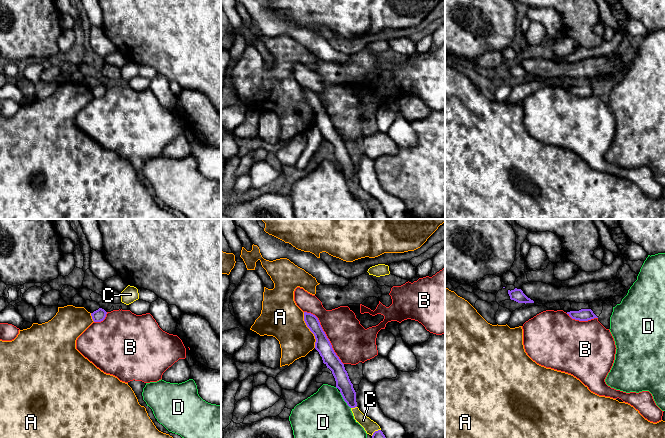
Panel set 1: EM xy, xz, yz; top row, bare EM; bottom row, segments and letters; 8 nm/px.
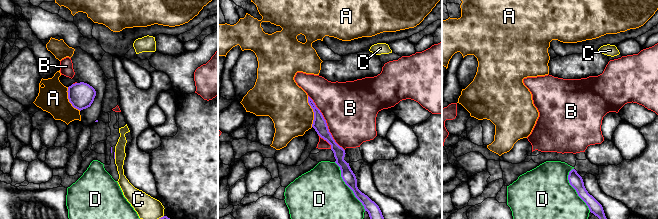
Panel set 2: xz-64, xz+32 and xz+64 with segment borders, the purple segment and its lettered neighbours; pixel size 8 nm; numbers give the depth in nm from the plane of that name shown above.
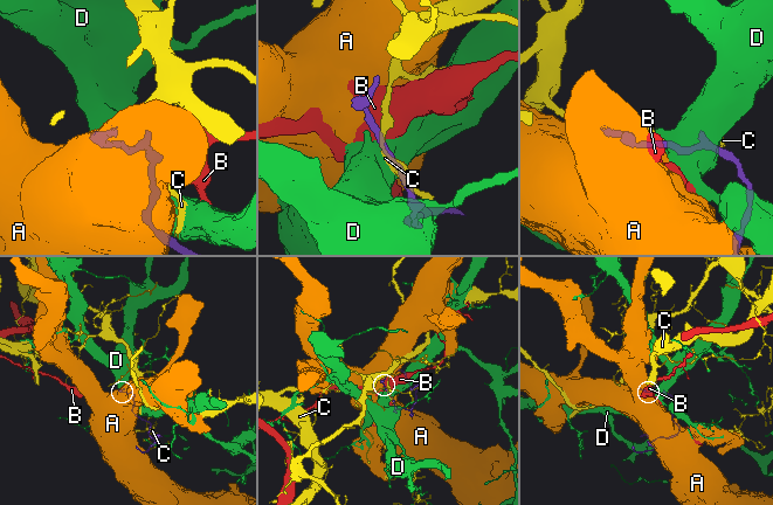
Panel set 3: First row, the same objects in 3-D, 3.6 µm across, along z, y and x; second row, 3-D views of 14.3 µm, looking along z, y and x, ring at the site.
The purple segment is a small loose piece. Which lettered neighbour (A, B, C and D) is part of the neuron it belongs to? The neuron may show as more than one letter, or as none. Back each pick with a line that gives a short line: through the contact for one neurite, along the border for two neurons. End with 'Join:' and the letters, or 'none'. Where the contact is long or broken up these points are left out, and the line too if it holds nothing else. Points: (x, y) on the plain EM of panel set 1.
Join: C

